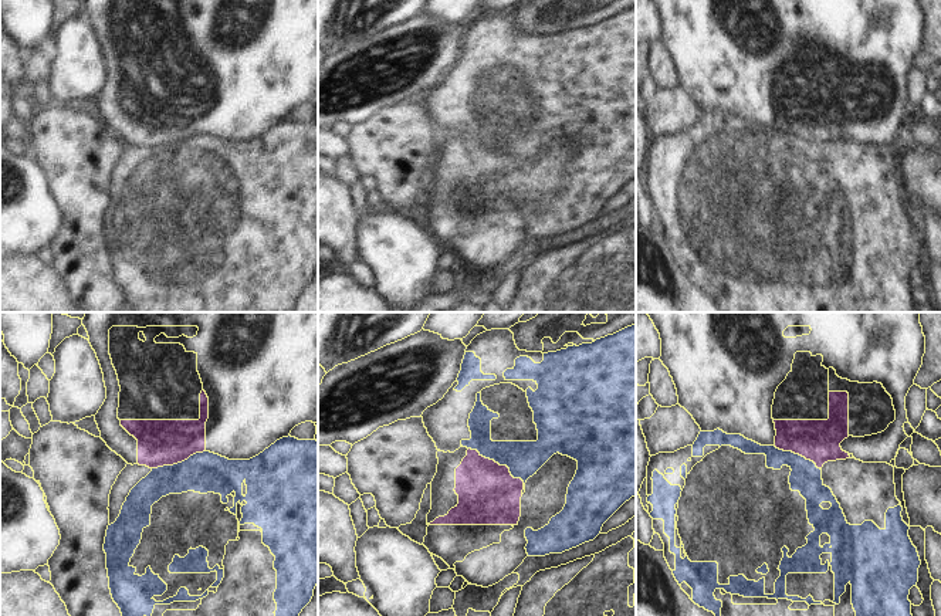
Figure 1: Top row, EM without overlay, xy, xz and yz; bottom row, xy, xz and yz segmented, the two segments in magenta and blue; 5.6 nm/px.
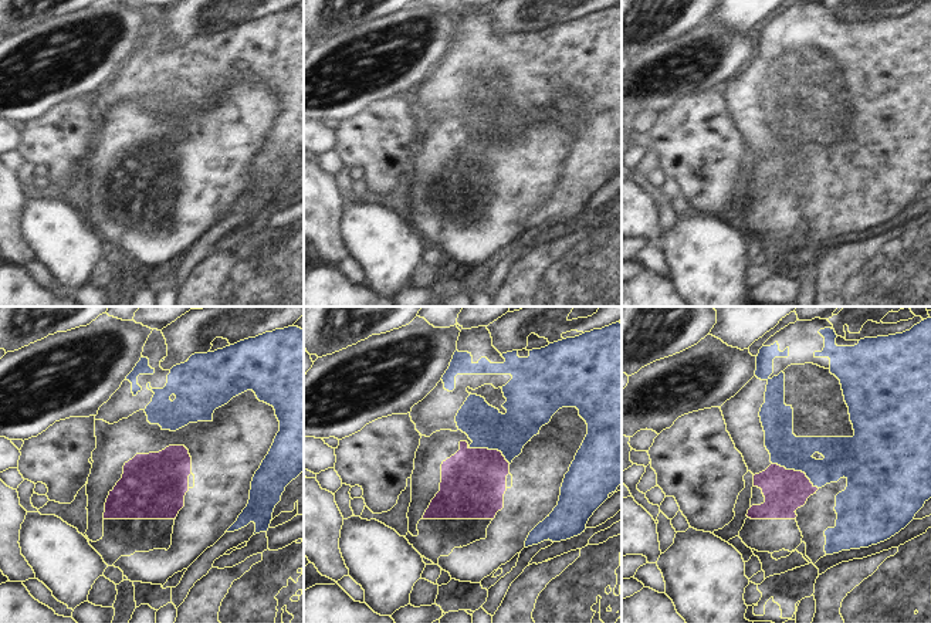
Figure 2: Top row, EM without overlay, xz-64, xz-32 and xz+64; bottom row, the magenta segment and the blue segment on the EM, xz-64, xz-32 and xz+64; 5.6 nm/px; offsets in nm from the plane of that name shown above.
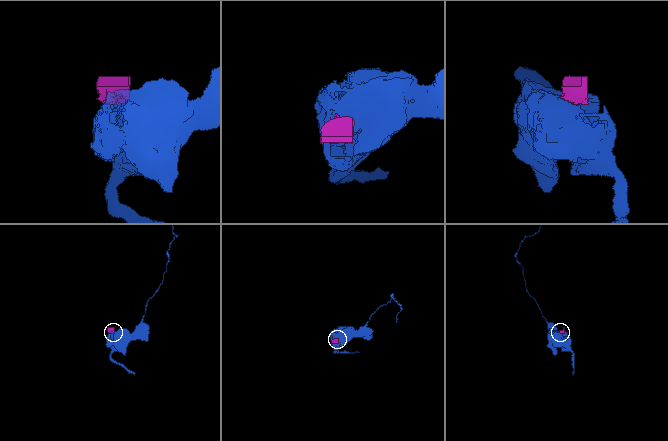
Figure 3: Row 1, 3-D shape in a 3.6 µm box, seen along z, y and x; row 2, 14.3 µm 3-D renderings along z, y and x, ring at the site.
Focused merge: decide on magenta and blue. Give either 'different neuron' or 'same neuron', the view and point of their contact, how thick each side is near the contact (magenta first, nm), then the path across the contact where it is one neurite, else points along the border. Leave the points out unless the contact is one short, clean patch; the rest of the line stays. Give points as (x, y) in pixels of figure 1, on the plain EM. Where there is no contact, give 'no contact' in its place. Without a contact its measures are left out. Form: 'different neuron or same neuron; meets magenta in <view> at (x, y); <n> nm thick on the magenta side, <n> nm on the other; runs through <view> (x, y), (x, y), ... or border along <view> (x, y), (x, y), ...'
different neuron; meets magenta in xz at (497, 145); 340 nm thick on the magenta side, 200 nm on the other; border along xz (469, 129), (504, 146), (514, 159), (524, 165)

